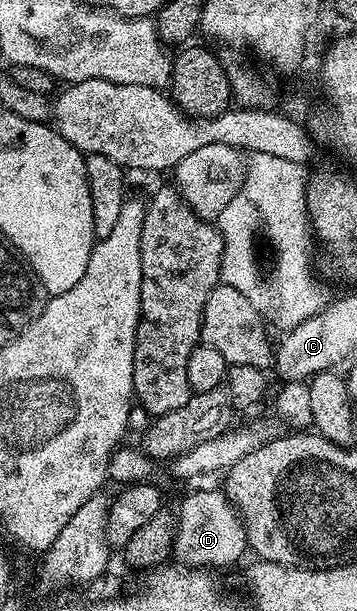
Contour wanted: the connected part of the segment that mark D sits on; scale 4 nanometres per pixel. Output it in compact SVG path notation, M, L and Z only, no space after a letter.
M225 491L190 492L183 498L182 505L176 508L172 551L173 559L179 565L207 570L230 568L247 552L246 527Z

